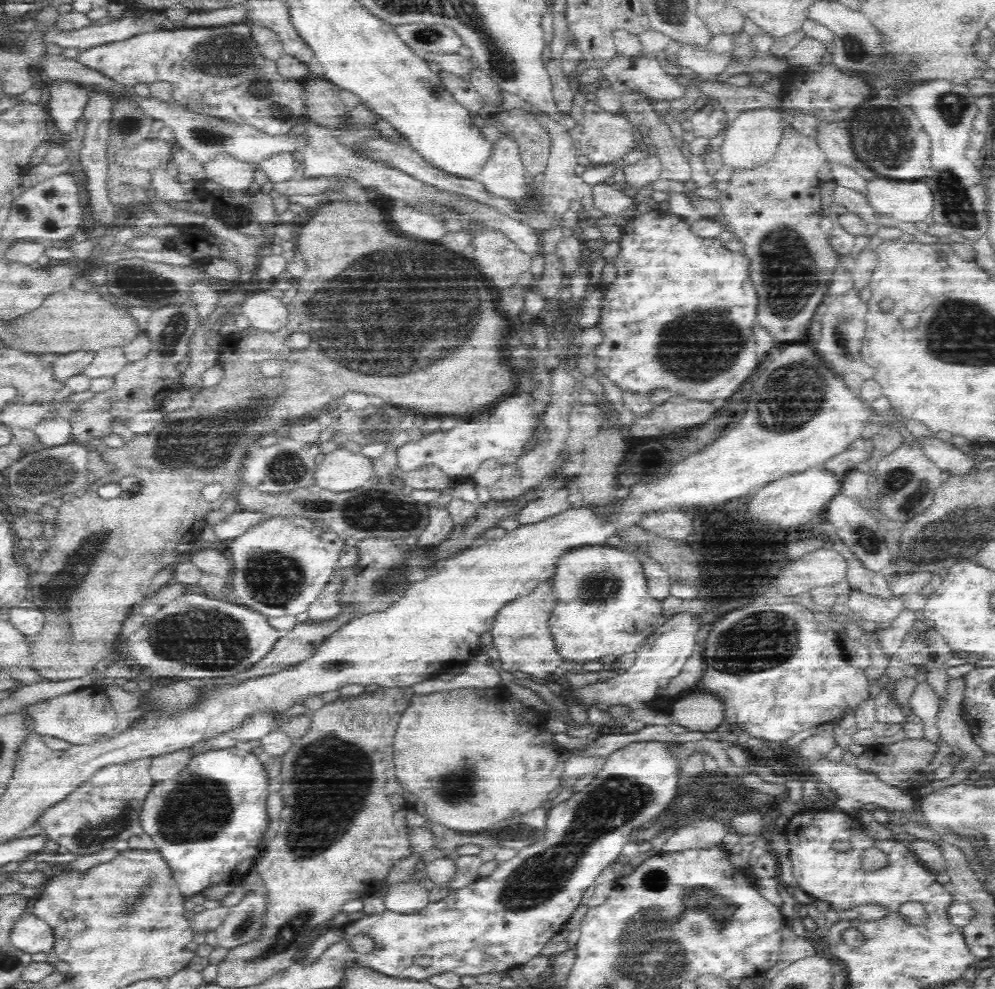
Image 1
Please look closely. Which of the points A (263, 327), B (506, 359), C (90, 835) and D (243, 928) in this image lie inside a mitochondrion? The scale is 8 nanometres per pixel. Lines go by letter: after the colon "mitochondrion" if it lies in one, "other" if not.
A: other
B: other
C: mitochondrion
D: mitochondrion

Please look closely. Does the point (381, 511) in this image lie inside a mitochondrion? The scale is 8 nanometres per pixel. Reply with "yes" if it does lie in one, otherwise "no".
yes

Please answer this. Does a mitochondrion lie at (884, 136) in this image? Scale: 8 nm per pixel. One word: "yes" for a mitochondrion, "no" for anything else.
yes

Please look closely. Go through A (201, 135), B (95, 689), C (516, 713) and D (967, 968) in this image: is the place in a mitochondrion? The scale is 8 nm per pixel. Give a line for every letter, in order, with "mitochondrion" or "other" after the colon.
A: mitochondrion
B: other
C: other
D: other

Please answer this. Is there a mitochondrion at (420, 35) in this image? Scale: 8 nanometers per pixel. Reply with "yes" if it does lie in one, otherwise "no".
yes

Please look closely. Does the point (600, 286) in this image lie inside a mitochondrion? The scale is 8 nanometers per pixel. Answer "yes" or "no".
no

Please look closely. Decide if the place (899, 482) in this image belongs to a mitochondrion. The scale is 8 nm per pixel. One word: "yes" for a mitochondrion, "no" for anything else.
yes

